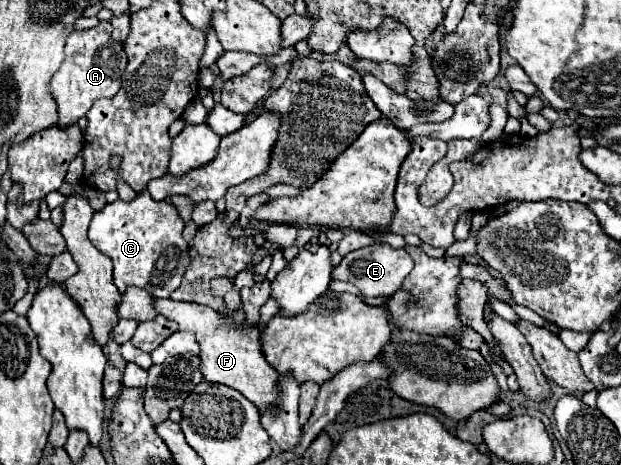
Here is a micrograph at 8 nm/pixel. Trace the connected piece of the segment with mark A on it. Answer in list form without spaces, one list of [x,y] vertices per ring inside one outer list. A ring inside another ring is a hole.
[[[100,22],[98,26],[82,32],[72,32],[66,38],[64,62],[60,70],[50,80],[50,94],[58,106],[58,126],[66,128],[76,124],[78,118],[86,116],[96,98],[112,98],[120,86],[126,70],[126,54],[120,42],[112,40],[110,22]]]

